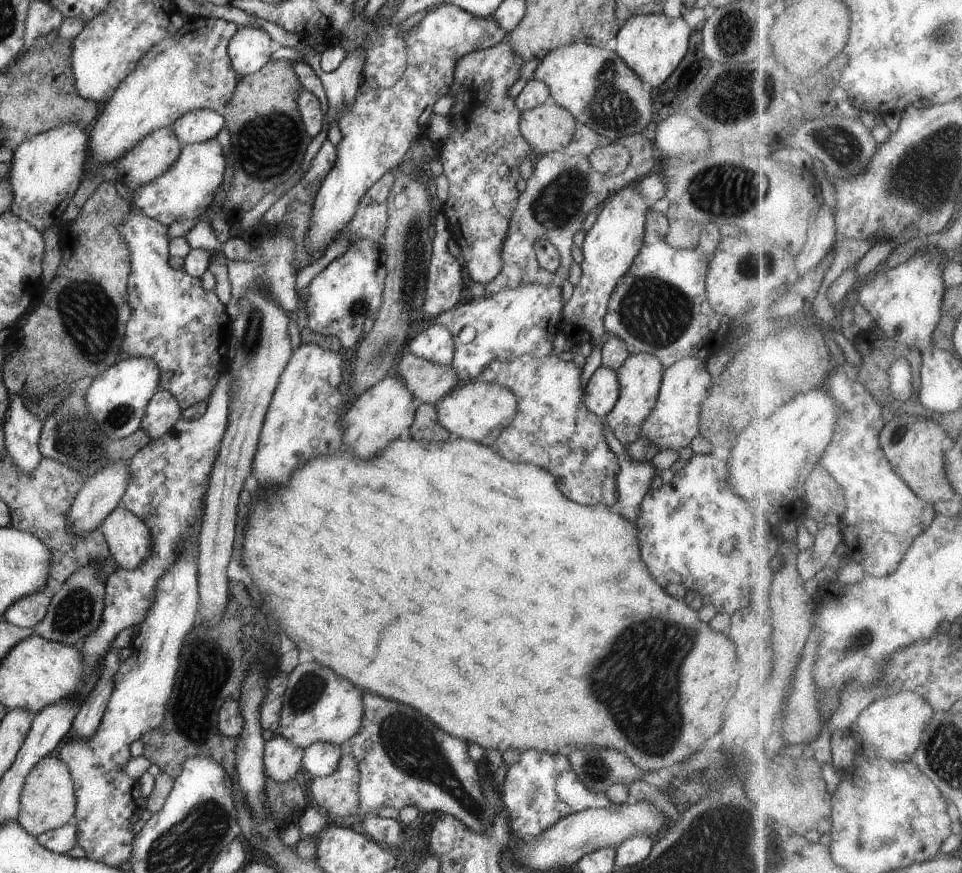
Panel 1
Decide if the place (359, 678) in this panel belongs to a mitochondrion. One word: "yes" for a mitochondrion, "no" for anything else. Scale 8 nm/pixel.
no

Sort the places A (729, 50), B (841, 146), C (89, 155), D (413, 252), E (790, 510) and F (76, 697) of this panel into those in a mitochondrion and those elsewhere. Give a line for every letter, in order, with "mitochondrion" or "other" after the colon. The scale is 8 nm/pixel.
A: mitochondrion
B: mitochondrion
C: other
D: mitochondrion
E: other
F: other

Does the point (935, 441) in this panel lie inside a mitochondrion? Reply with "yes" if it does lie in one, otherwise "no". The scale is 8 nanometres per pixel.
no

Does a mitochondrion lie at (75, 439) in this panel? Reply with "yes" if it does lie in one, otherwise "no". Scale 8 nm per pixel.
yes

